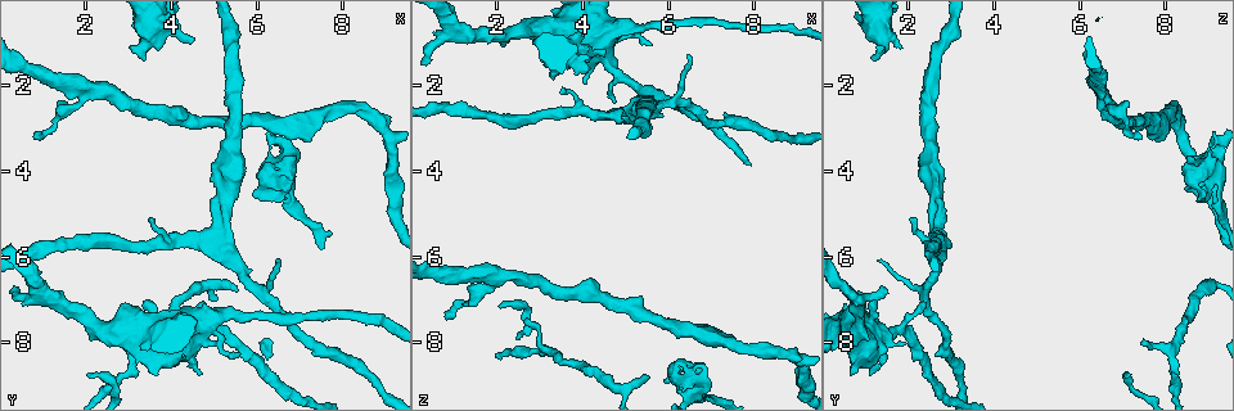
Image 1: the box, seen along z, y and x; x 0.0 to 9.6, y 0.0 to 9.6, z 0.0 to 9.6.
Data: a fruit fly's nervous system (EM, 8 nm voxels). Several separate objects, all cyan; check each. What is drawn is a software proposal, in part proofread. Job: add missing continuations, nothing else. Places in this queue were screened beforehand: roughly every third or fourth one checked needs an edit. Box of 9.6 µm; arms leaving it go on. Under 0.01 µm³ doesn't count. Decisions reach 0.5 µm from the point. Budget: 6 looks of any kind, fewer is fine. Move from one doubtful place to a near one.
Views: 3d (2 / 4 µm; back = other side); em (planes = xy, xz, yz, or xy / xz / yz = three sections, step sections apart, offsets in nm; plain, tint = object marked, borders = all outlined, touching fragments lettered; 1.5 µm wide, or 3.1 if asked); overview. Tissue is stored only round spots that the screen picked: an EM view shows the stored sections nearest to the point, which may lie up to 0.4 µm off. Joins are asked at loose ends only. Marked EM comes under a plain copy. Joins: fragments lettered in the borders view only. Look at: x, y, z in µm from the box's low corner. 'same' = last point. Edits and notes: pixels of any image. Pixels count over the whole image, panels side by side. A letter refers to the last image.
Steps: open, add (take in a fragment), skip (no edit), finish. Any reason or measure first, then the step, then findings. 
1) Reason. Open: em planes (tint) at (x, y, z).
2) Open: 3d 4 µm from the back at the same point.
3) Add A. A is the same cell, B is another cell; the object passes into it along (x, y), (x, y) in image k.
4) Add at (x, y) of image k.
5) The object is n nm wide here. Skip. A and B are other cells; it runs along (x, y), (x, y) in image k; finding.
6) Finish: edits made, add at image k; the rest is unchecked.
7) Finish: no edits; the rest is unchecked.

Tapers out. Open: em planes (borders) at (0.90, 3.20, 7.50).

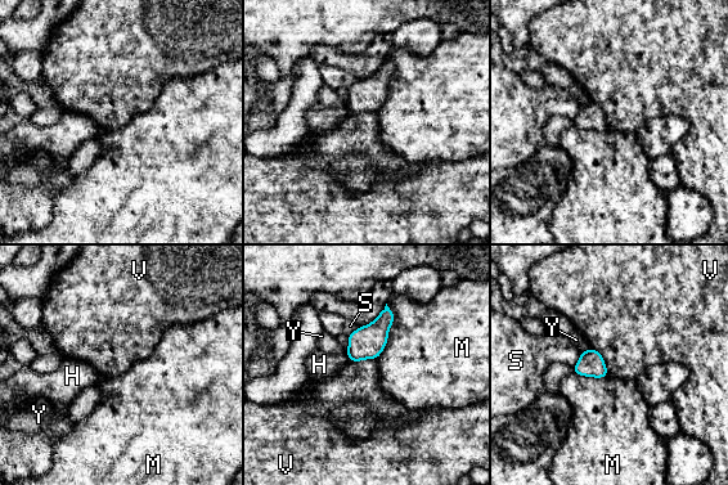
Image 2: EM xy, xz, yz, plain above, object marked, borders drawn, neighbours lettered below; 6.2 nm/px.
The object is 160 nm wide here. Skip. H, M, S, V and Y are other cells; a border runs along (591, 346), (602, 356), (609, 375) in image 2; no lettered fragment goes on from it.

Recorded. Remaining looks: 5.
Free end. Open: 3d 2 µm at (5.55, 6.80, 8.85).

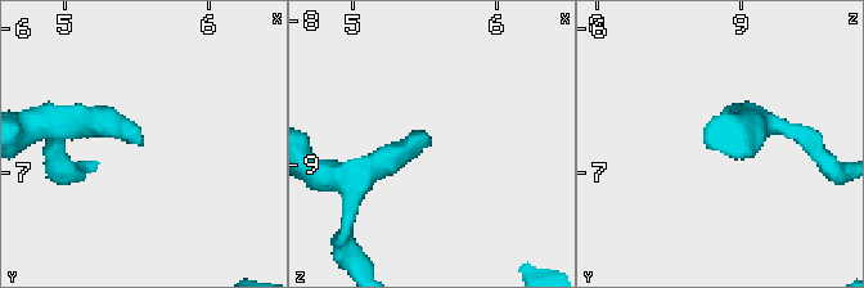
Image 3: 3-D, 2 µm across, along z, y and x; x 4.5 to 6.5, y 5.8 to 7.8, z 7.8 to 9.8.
Open: em xz step 8 (borders) at (5.56, 6.74, 8.82).

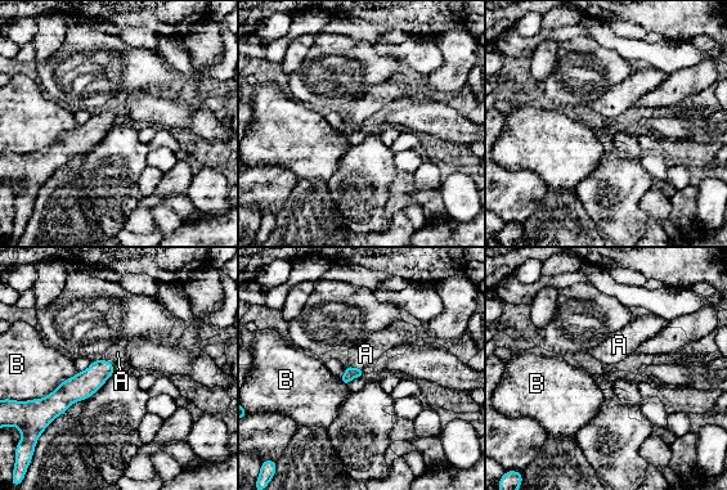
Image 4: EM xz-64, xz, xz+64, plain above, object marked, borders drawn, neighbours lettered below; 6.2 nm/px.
Open: em planes (borders) at the same point.

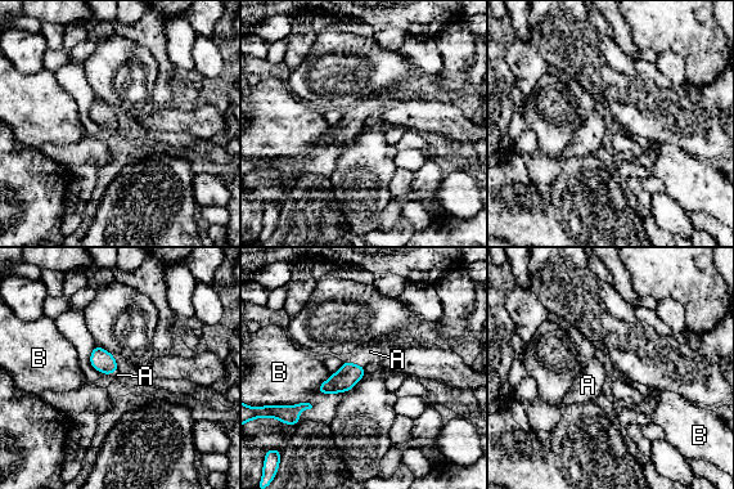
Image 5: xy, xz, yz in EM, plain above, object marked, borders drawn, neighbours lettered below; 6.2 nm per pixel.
Add A. A is the same cell, B is another cell; the object passes into it along (349, 375), (356, 364), (370, 351) in image 5; the neuron continues.

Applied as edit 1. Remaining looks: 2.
Open: em planes (borders) at (3.35, 1.10, 1.85).

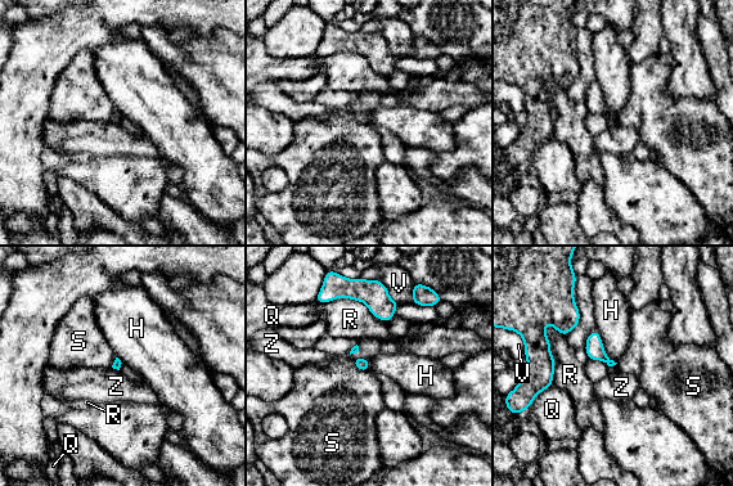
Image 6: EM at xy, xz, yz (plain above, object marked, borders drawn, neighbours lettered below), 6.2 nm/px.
Skip. H, Q, R, S, V and Z are other cells; a border runs along (596, 329), (603, 351), (616, 363) in image 6; no lettered fragment goes on from it.

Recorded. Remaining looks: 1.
Finish: edits made, add at image 5; the rest is unchecked.

